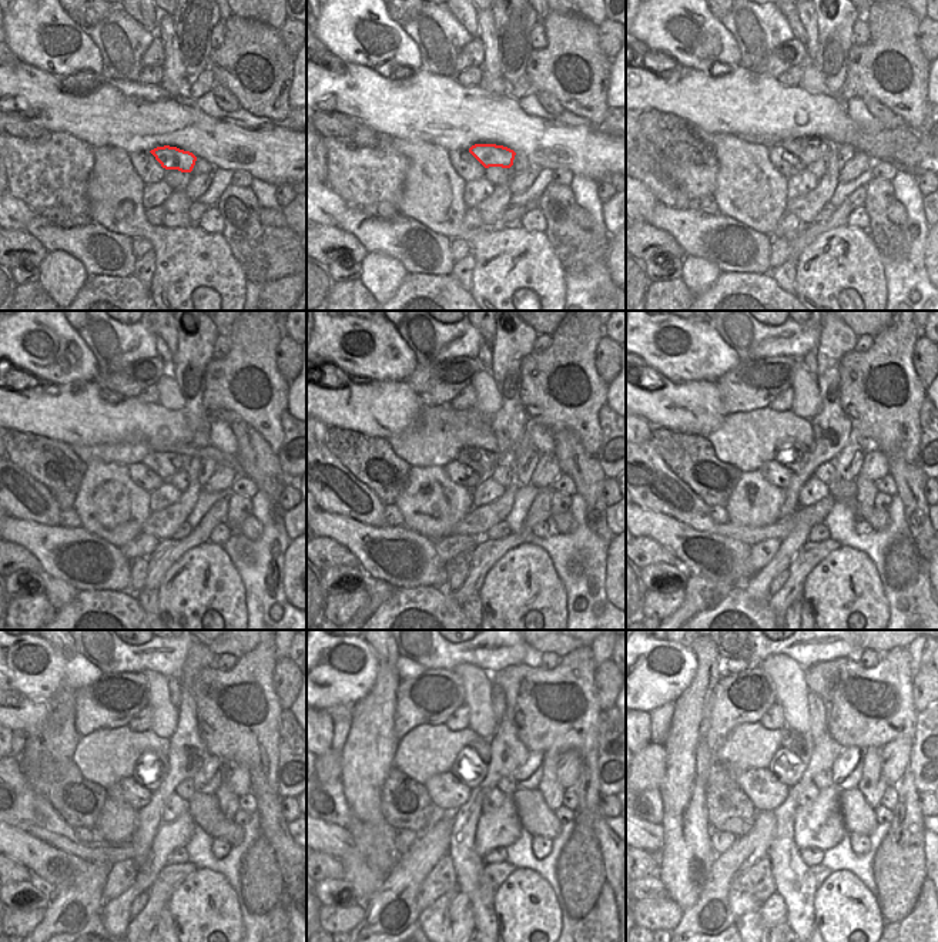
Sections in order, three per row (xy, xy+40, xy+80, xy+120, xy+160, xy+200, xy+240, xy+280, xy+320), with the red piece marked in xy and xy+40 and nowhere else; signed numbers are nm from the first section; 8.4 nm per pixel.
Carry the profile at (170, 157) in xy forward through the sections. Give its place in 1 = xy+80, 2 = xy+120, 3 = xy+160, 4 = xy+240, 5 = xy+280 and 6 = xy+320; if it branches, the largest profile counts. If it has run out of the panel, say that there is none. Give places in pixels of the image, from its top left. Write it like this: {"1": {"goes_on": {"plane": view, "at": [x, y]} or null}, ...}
{"1": {"goes_on": {"plane": "xy+80", "at": [807, 150]}}, "2": {"goes_on": {"plane": "xy+120", "at": [166, 465]}}, "3": {"goes_on": {"plane": "xy+160", "at": [483, 463]}}, "4": {"goes_on": {"plane": "xy+240", "at": [148, 771]}}, "5": {"goes_on": {"plane": "xy+280", "at": [471, 765]}}, "6": {"goes_on": {"plane": "xy+320", "at": [790, 761]}}}

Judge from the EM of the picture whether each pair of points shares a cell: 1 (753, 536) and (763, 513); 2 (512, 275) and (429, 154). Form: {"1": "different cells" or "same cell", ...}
{"1": "different cells", "2": "same cell"}

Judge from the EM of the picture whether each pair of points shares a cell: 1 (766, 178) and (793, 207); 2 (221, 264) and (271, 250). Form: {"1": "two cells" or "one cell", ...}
{"1": "two cells", "2": "two cells"}

